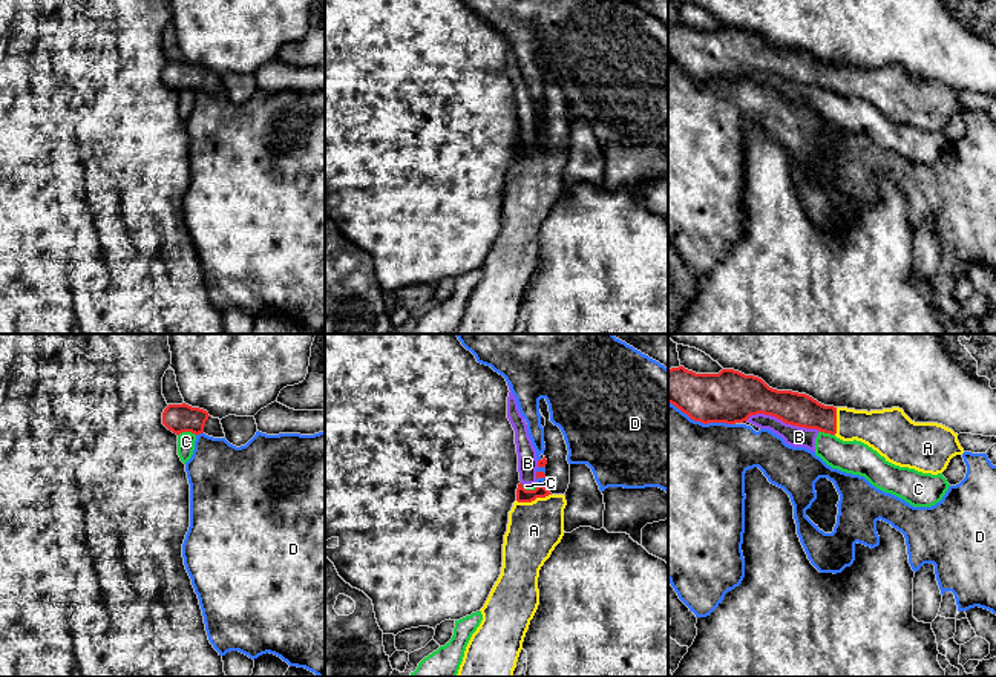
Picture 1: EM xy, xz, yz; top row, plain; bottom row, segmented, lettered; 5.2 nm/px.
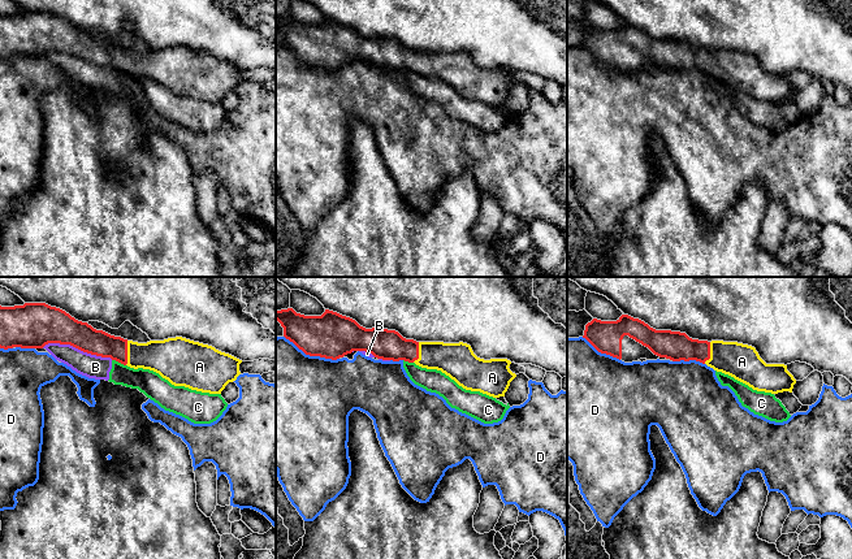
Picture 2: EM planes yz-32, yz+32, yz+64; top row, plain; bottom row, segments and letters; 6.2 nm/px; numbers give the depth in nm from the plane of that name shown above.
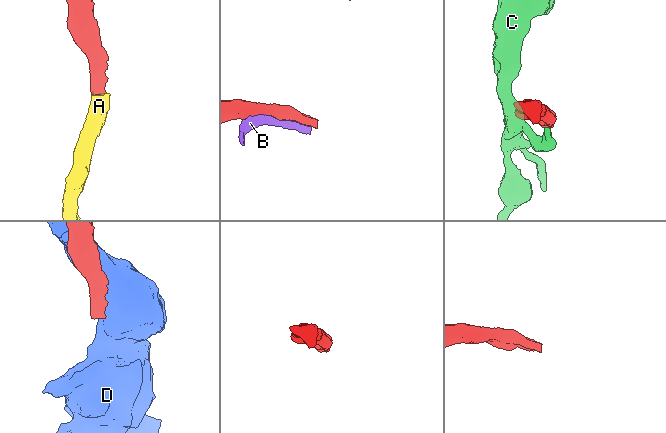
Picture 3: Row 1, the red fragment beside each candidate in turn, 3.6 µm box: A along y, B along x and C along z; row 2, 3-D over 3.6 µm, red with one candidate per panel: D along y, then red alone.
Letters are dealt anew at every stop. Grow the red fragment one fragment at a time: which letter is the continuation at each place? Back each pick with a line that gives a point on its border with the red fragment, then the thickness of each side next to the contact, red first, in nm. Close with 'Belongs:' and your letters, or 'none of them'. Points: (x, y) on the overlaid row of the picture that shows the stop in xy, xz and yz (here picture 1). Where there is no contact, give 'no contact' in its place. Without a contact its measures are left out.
A: xz (534, 500) | 70/280 nm
Belongs: A

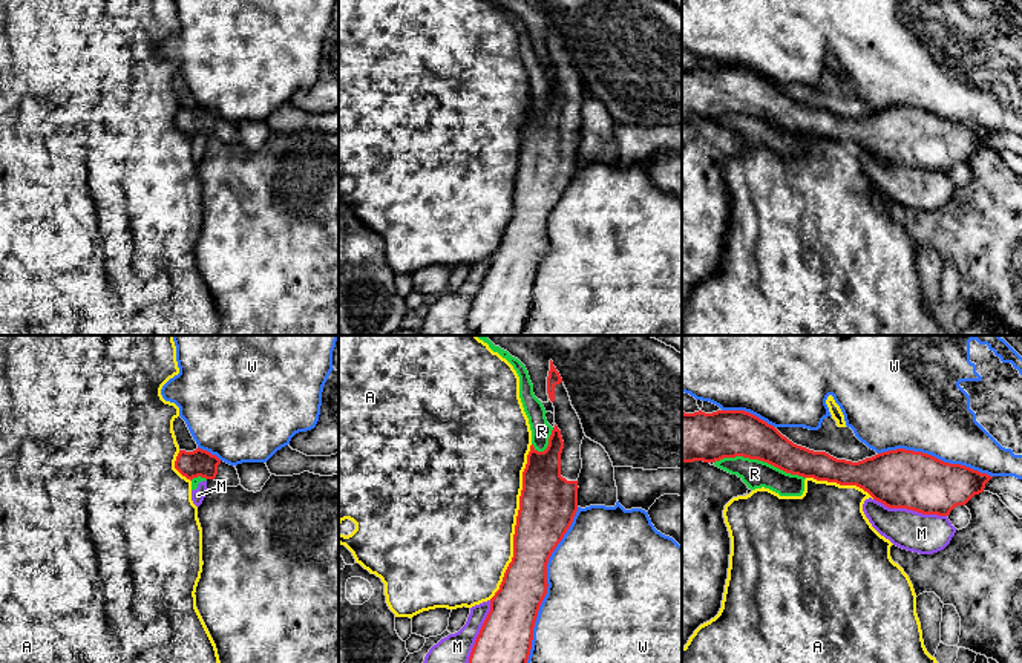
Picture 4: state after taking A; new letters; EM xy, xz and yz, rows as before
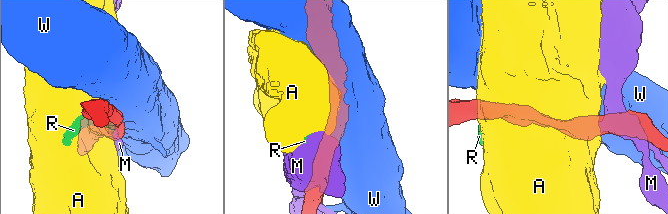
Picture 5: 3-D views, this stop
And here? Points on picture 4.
Belongs: none of them

